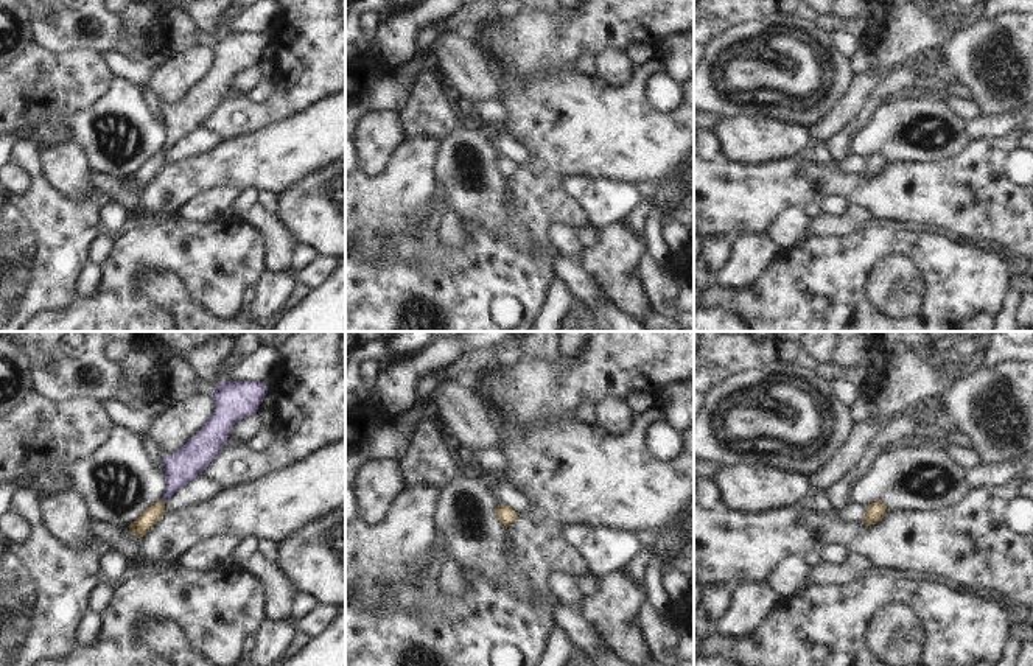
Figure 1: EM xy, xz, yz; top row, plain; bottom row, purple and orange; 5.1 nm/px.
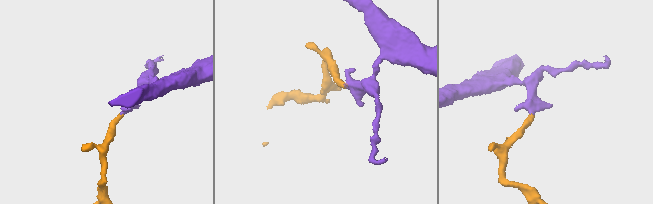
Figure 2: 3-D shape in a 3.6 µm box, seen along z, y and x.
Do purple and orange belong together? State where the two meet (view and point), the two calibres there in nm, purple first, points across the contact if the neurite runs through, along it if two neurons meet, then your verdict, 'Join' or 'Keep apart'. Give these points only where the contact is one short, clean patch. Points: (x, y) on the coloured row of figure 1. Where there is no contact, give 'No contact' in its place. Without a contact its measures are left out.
Touches purple at xy (162, 501). Thickness 170 nm (purple) against 90 nm. Path across: xy (181, 467), (170, 492), (162, 501), (148, 518). Join.

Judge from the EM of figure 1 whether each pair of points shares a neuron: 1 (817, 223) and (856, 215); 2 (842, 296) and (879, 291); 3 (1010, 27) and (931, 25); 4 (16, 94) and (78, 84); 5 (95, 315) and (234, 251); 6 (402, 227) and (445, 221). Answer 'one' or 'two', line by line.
1: one
2: two
3: two
4: one
5: one
6: two

